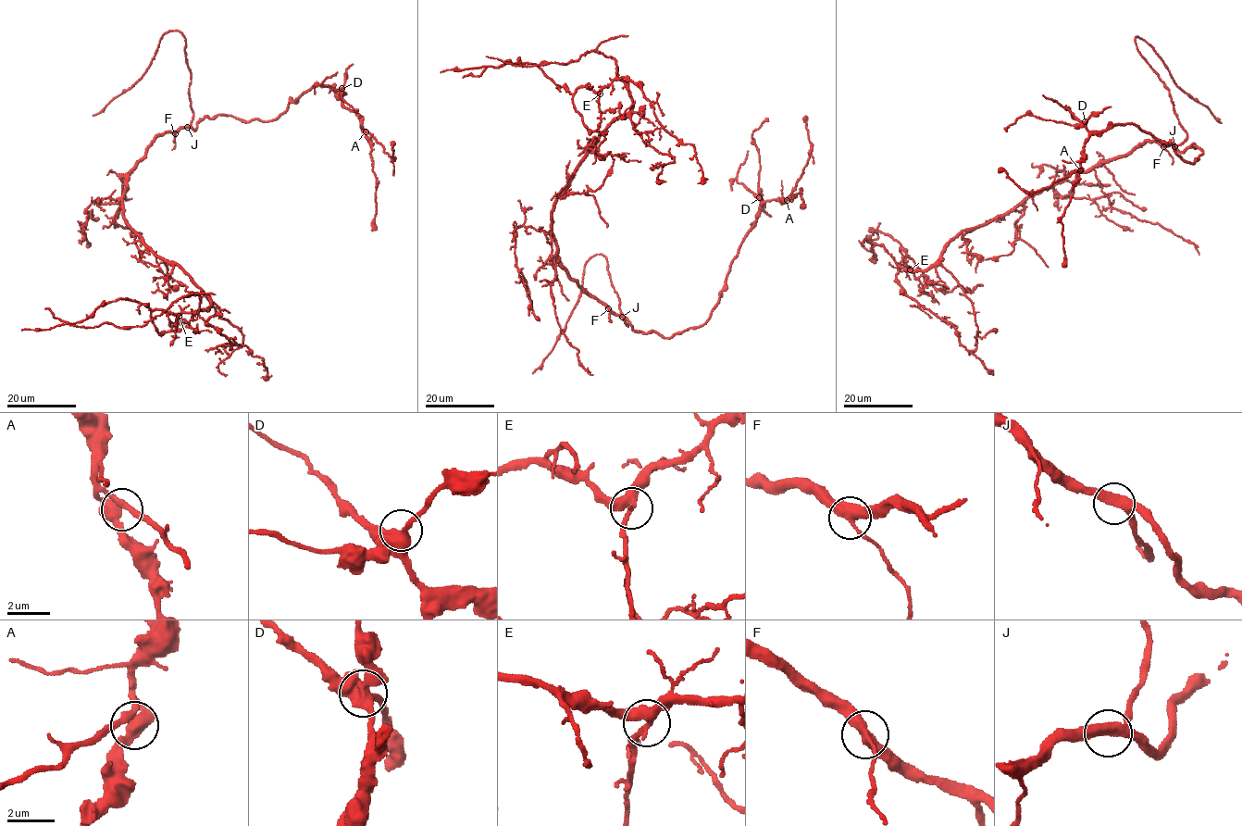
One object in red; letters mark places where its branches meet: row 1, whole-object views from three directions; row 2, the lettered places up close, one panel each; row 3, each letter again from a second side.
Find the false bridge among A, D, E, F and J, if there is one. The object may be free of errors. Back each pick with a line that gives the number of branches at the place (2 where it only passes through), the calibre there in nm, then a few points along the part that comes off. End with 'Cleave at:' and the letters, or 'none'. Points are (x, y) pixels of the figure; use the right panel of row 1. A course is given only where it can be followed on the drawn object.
Cleave at: none

